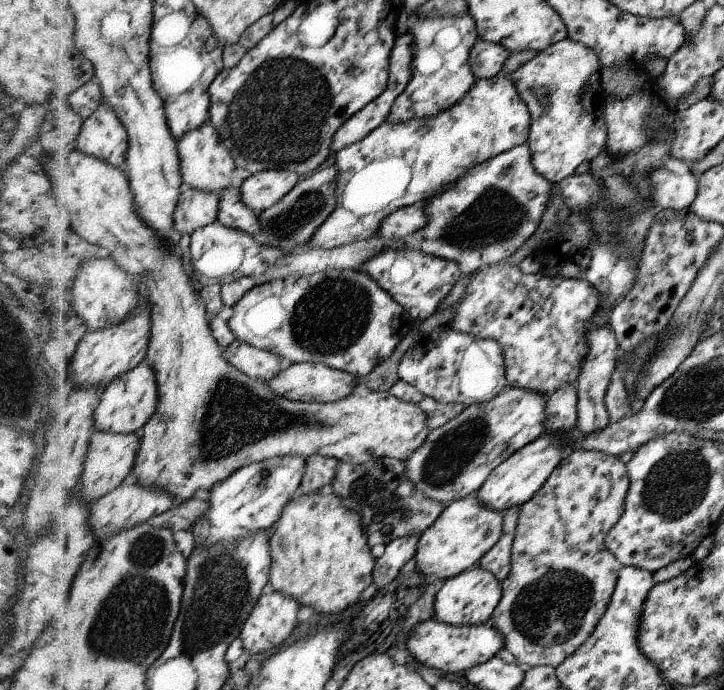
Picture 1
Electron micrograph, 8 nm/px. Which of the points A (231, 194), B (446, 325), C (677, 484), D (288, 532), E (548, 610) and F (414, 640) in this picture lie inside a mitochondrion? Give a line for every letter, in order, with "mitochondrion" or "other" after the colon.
A: other
B: other
C: mitochondrion
D: other
E: mitochondrion
F: other

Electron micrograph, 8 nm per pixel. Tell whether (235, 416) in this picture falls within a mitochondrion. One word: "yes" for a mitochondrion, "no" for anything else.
yes

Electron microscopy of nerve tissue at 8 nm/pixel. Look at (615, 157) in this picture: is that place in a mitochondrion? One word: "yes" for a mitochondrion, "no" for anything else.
no

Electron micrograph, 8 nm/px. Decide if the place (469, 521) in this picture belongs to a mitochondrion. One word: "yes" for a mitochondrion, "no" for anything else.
no

